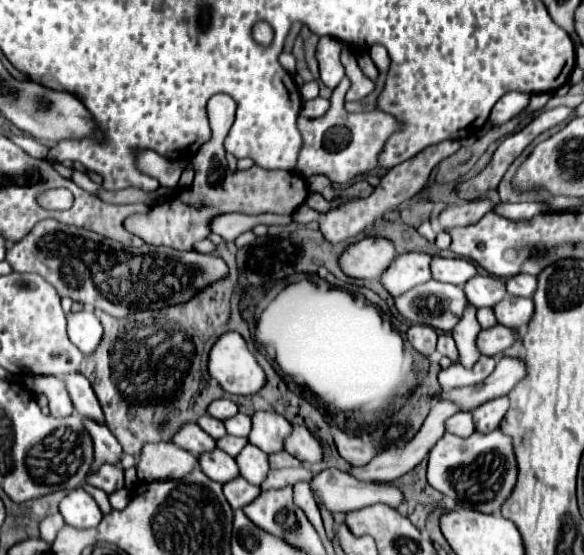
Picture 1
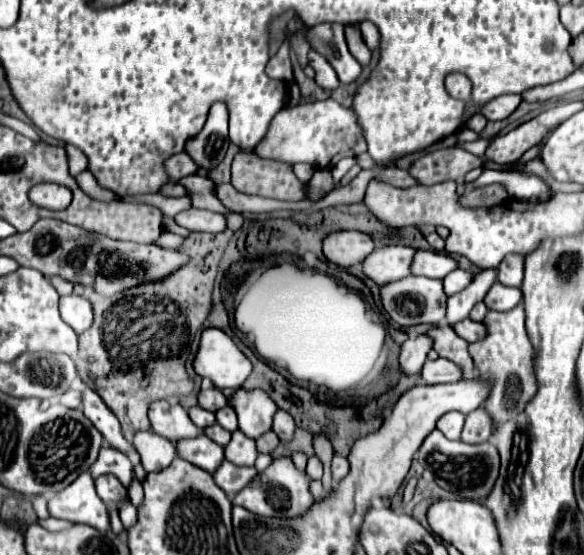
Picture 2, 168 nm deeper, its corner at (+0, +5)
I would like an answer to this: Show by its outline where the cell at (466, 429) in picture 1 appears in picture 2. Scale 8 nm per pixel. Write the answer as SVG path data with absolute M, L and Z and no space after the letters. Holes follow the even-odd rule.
M451 411L451 413L443 415L443 417L437 421L437 429L439 429L447 439L453 441L453 439L459 439L459 437L461 437L463 421L465 421L465 415L463 415L463 413Z

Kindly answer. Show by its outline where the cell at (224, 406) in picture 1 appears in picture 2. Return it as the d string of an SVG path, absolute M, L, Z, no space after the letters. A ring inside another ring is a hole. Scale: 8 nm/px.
M217 387L201 389L199 395L197 395L197 401L199 401L199 407L209 409L209 411L217 411L217 409L221 409L221 407L227 405L227 397Z

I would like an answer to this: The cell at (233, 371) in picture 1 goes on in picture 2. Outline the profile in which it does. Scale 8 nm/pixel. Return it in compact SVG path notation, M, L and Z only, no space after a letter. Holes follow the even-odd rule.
M205 327L199 341L199 351L193 361L193 371L207 377L219 389L239 389L251 373L251 361L221 329Z

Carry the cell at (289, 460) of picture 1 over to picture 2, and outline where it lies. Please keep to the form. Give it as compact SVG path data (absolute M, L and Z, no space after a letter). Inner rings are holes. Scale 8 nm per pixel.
M267 431L267 433L263 433L261 437L257 437L255 443L257 443L257 451L259 451L259 453L271 453L271 451L277 447L279 437L277 437L273 431Z

